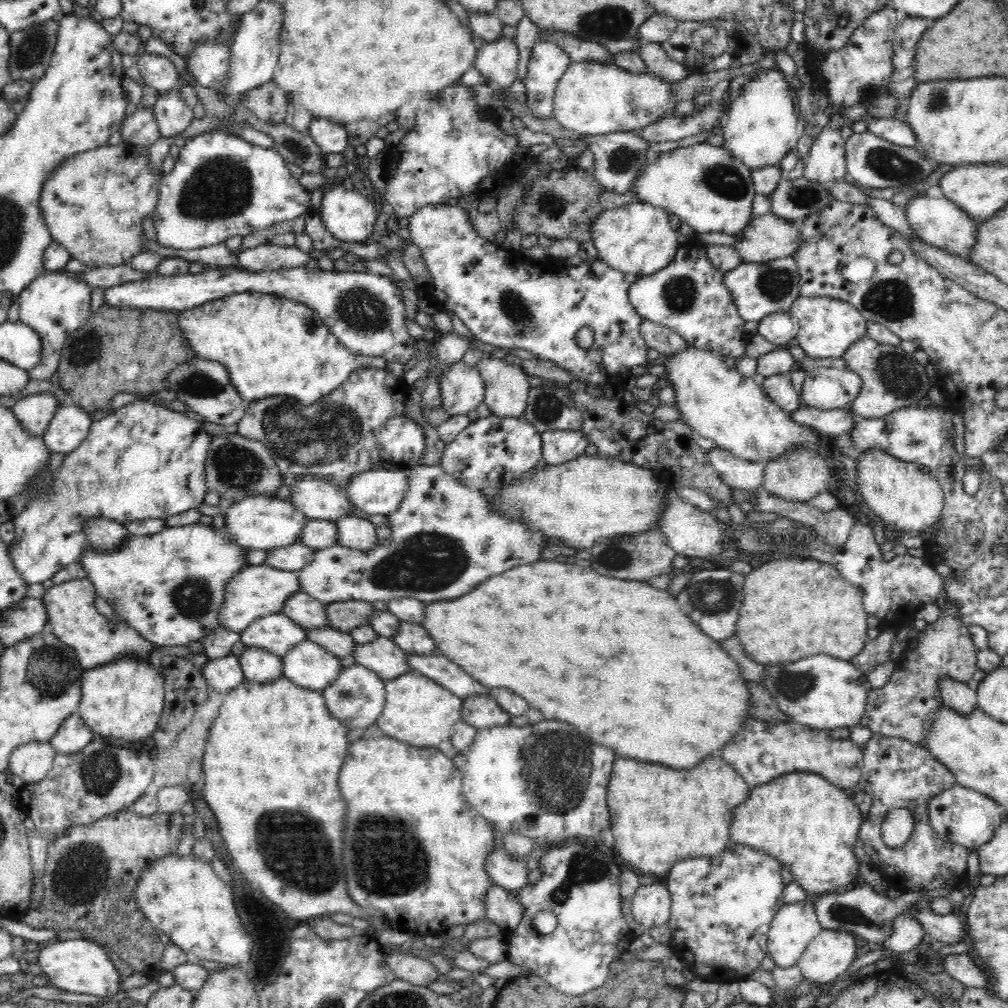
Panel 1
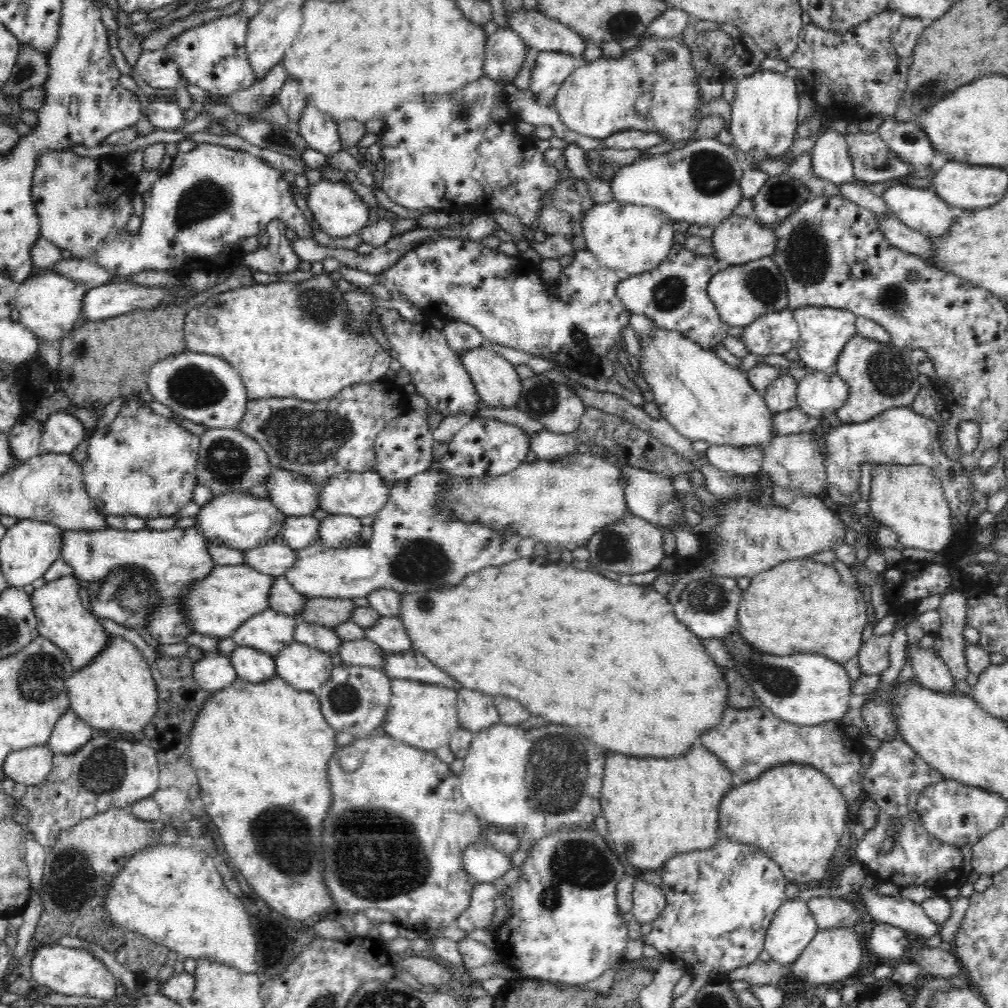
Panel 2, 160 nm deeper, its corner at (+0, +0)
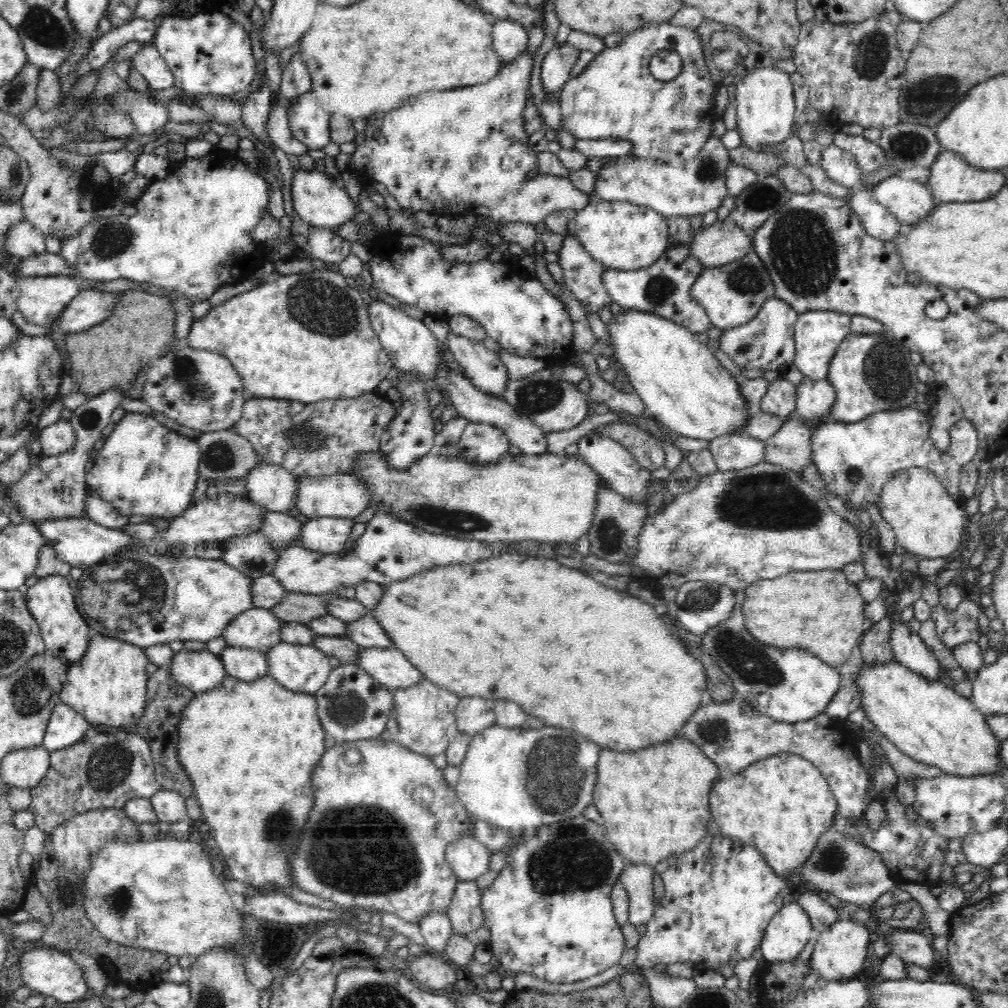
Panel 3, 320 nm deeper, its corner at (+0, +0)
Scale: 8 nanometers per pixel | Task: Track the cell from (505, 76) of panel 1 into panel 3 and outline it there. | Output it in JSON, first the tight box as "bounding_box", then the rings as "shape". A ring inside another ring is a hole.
{"bounding_box":[491,20,529,67],"shape":[[[496,20],[491,35],[492,48],[504,67],[528,49],[529,30],[518,22]]]}

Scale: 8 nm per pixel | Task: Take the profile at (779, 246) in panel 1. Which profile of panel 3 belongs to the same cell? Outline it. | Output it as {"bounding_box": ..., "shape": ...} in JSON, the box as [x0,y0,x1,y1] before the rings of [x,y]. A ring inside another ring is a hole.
{"bounding_box":[686,218,754,269],"shape":[[[727,218],[700,229],[696,238],[686,246],[692,251],[694,259],[709,269],[744,258],[754,250],[752,240],[754,232],[742,230],[732,223],[732,219]]]}

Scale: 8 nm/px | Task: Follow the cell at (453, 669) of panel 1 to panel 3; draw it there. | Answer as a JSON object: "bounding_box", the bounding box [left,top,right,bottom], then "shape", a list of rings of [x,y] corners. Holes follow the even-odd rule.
{"bounding_box":[353,646,424,693],"shape":[[[392,646],[383,649],[360,649],[353,662],[376,679],[390,693],[406,689],[424,679],[423,674],[404,656],[403,651]]]}

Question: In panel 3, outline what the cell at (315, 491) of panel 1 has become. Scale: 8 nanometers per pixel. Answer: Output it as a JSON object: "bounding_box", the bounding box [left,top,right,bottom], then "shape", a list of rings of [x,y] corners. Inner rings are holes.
{"bounding_box":[246,463,298,512],"shape":[[[262,463],[248,471],[246,498],[267,511],[291,512],[298,497],[297,476],[283,466]]]}

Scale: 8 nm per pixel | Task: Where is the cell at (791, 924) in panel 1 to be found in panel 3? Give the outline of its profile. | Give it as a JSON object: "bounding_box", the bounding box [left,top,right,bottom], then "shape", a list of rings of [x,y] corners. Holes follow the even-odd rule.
{"bounding_box":[760,900,812,962],"shape":[[[795,900],[784,905],[771,919],[760,943],[765,962],[787,961],[800,954],[812,938],[810,917]]]}

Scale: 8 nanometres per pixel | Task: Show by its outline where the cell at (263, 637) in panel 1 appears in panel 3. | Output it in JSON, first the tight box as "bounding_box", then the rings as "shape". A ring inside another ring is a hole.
{"bounding_box":[221,607,282,653],"shape":[[[252,607],[235,616],[221,636],[230,646],[266,653],[281,641],[279,630],[282,623],[271,609]]]}

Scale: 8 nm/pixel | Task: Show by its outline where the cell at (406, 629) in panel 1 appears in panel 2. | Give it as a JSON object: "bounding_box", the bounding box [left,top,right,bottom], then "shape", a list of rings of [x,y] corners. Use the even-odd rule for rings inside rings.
{"bounding_box":[363,616,412,653],"shape":[[[397,616],[380,617],[374,626],[363,628],[363,638],[375,642],[386,653],[412,650],[407,631]]]}

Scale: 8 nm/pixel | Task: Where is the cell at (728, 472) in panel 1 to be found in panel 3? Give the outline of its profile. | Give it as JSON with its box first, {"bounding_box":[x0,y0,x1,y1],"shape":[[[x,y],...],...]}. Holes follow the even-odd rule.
{"bounding_box":[709,433,766,471],"shape":[[[732,433],[709,441],[709,449],[721,471],[733,471],[764,462],[766,443],[752,436]]]}

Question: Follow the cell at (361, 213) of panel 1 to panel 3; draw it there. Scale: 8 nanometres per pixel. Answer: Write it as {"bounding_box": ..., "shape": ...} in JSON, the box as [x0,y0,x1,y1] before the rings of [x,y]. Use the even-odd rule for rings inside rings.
{"bounding_box":[291,168,360,229],"shape":[[[322,168],[312,171],[295,170],[291,185],[291,199],[296,215],[314,227],[338,229],[348,224],[360,212],[346,193],[344,186],[330,179]]]}

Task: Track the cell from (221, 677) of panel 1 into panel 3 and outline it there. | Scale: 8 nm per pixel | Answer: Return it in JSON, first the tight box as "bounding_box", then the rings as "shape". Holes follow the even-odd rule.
{"bounding_box":[168,650,228,694],"shape":[[[208,650],[178,651],[168,667],[174,682],[194,694],[216,689],[228,677],[219,655]]]}

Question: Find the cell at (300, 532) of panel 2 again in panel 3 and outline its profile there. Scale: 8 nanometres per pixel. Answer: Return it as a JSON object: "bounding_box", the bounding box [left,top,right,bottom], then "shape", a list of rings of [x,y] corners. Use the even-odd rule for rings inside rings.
{"bounding_box":[259,511,303,549],"shape":[[[267,511],[263,516],[263,525],[259,528],[276,549],[283,549],[296,544],[303,525],[303,518],[295,513]]]}

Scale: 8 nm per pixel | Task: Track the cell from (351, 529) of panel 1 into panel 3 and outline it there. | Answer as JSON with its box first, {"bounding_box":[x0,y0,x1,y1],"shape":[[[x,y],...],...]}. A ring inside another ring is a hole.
{"bounding_box":[296,517,355,554],"shape":[[[318,517],[303,519],[303,525],[296,543],[306,550],[315,550],[324,554],[338,553],[344,550],[348,536],[355,521],[352,518]]]}

